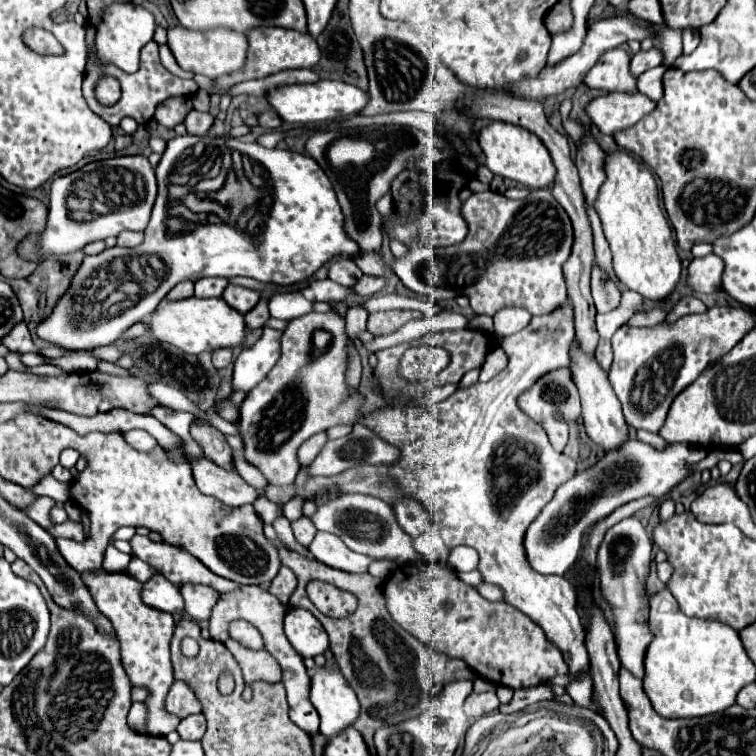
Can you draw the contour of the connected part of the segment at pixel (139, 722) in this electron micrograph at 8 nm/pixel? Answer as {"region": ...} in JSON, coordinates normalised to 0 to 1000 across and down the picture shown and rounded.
{"region":[[[188,929],[175,931],[175,937],[172,937],[172,942],[169,942],[169,960],[172,960],[175,966],[190,971],[190,968],[193,968],[193,966],[190,966],[190,947],[193,947],[193,934],[190,934]]]}

